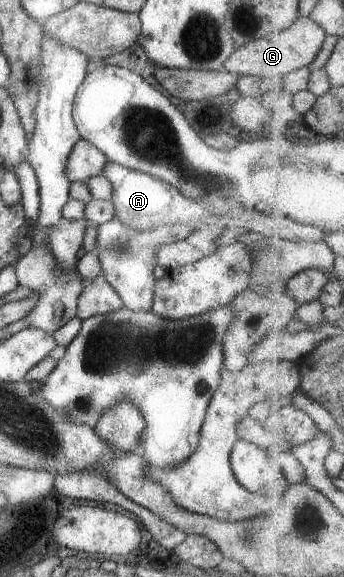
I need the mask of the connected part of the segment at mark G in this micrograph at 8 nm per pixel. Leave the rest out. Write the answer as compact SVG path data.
M301 16L284 32L274 31L260 38L251 40L236 48L220 65L219 71L234 72L236 76L252 75L260 78L283 78L295 70L309 68L318 58L325 45L327 34L325 28L308 16Z

